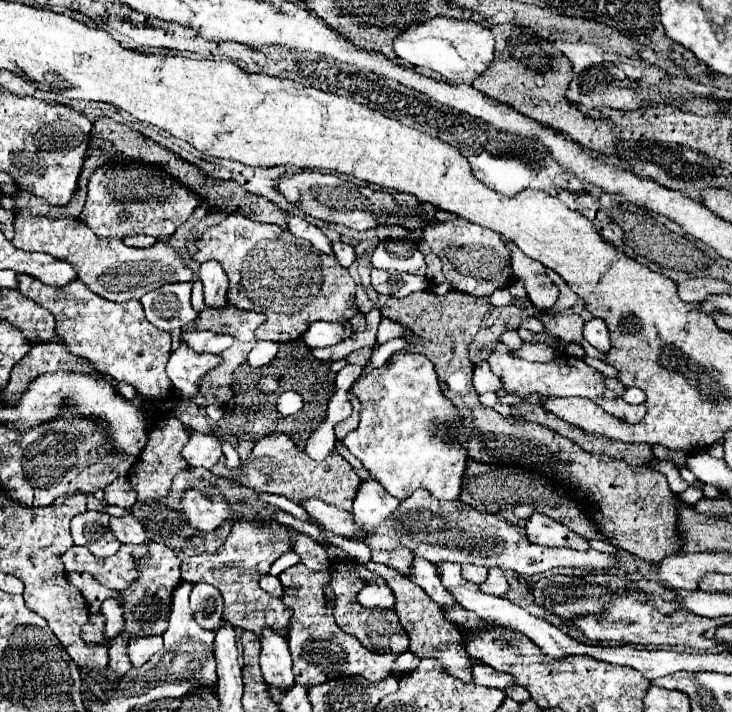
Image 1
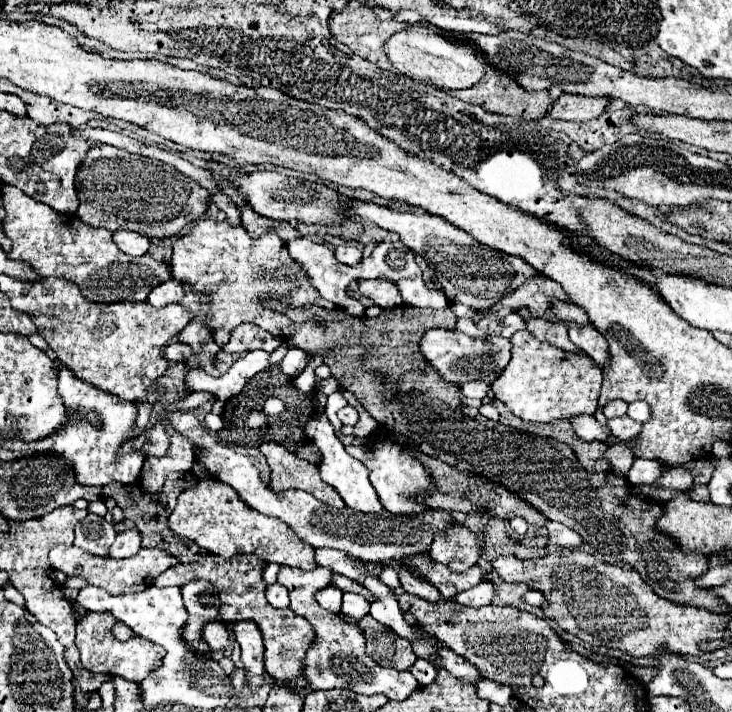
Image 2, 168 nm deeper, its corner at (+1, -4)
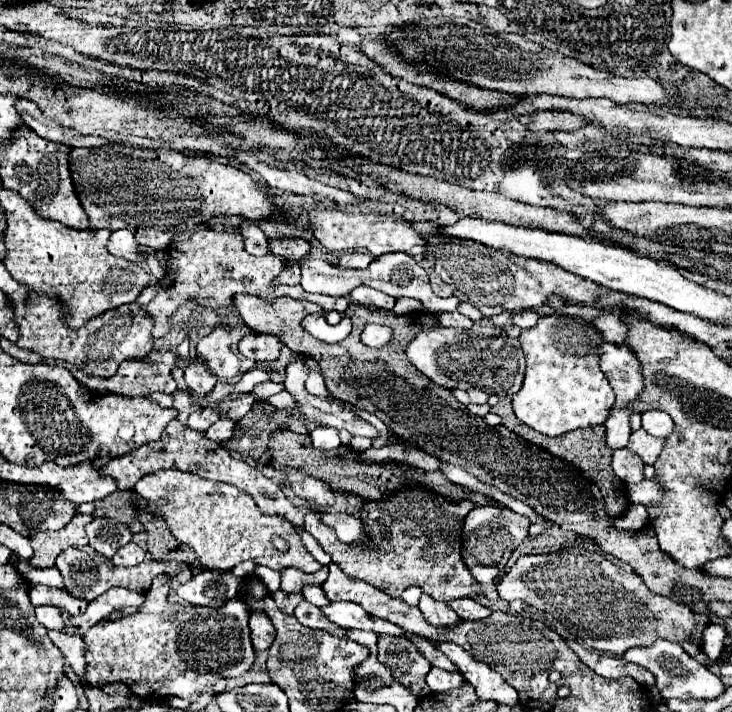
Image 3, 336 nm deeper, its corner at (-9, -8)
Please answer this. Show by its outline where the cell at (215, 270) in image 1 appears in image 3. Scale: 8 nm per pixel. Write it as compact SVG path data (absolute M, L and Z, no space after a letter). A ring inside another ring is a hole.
M194 357L184 367L184 381L188 383L188 389L192 395L208 395L216 385L218 377L210 371L210 367L202 359Z

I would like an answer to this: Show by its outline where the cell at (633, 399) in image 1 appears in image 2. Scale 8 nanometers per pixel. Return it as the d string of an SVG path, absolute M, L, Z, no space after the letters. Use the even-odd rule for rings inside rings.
M634 401L628 405L628 417L638 423L646 423L650 419L650 407L644 401Z

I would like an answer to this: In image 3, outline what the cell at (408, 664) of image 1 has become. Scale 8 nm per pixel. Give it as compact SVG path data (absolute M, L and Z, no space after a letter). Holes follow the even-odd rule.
M432 667L428 677L426 677L426 683L430 687L432 693L444 693L444 691L452 691L456 687L460 687L460 683L464 681L464 677L456 671L456 673L448 673L448 671L442 671L438 667Z

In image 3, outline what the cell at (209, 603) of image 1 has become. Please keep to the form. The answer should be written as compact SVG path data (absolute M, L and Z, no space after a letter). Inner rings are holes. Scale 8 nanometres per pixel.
M238 563L232 573L206 571L194 575L190 581L178 587L178 597L196 607L224 607L230 599L236 597L240 589L240 579L254 573L256 563Z

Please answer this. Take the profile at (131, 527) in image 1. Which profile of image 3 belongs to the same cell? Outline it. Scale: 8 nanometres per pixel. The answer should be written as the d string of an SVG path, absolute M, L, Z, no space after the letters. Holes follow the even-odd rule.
M128 543L128 545L124 545L124 547L120 547L120 549L116 551L116 555L112 557L112 563L114 563L114 565L132 567L132 565L142 563L144 557L146 557L146 551L144 551L140 545Z

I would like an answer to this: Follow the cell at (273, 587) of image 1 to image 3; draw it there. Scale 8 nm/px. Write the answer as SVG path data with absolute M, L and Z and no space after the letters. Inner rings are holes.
M276 591L276 593L272 593L272 597L274 597L278 609L280 609L282 613L286 613L286 615L292 615L294 609L296 609L296 605L302 601L302 595L284 593L284 591Z

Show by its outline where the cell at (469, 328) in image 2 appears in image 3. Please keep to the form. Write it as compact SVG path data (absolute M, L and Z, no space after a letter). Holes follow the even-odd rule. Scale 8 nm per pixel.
M454 311L454 313L440 313L440 315L438 315L438 319L440 319L440 323L442 323L444 327L460 327L460 329L470 329L470 327L474 325L468 317L460 315L458 311Z

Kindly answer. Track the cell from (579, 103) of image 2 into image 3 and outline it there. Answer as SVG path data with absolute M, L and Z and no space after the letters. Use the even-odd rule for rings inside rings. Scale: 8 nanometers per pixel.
M538 111L534 121L528 125L532 131L576 131L580 127L588 125L588 121L582 115L576 115L572 111Z

